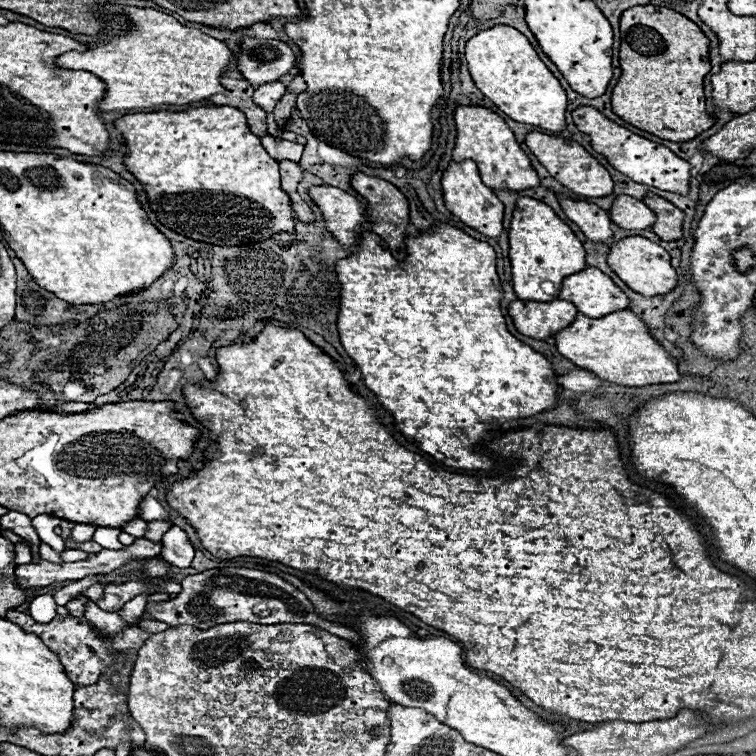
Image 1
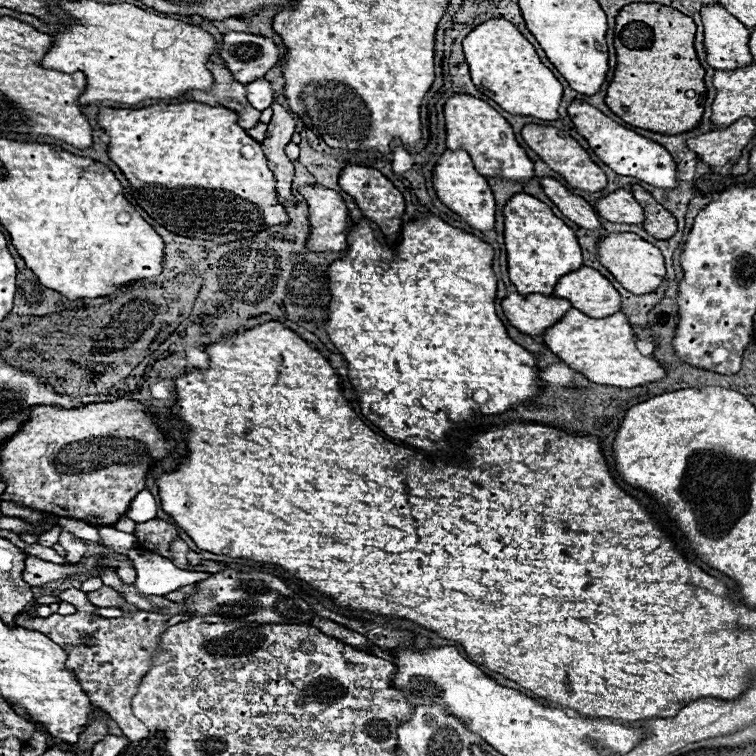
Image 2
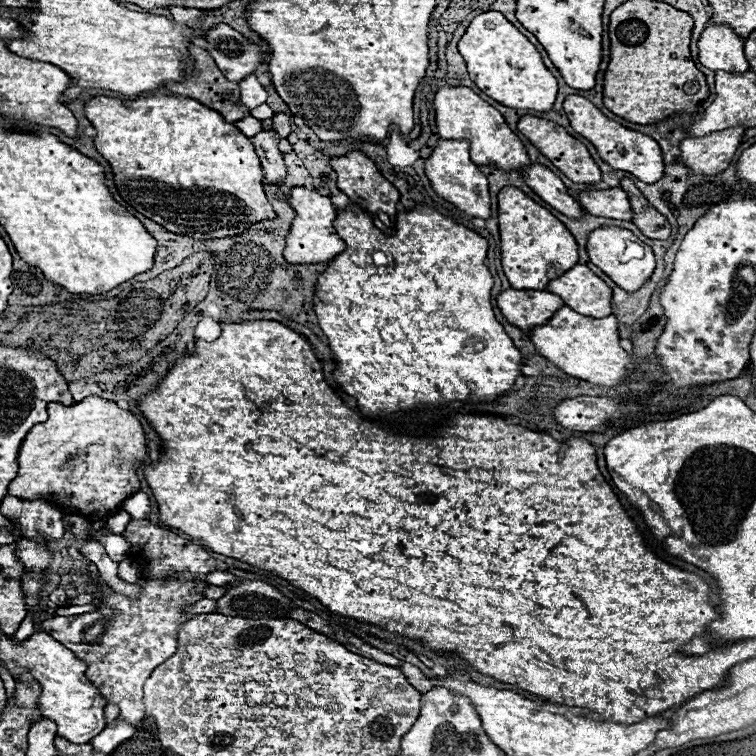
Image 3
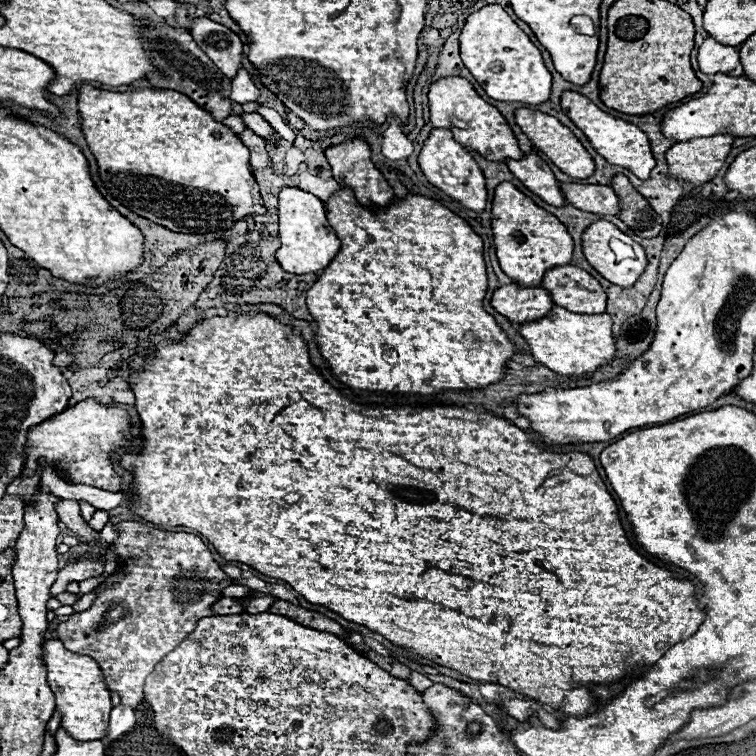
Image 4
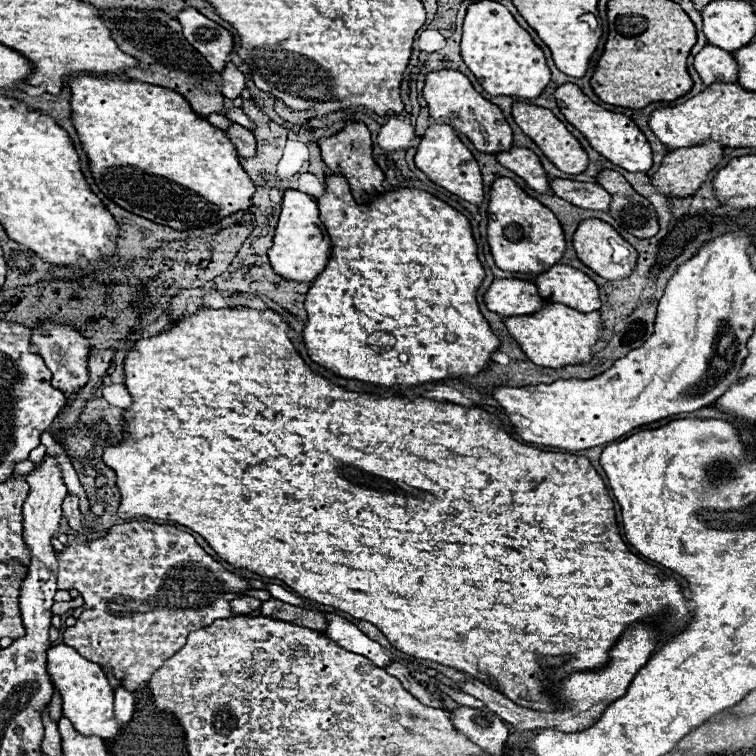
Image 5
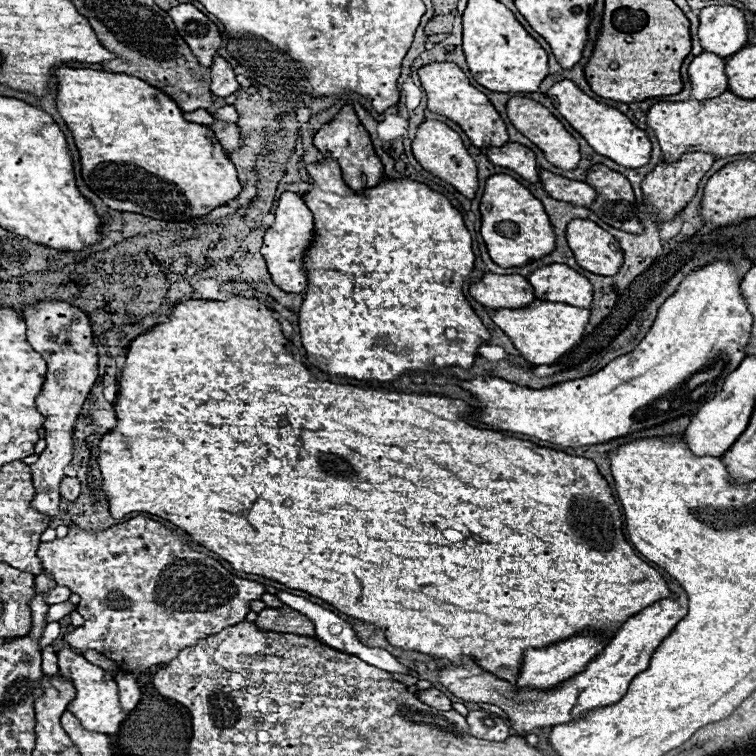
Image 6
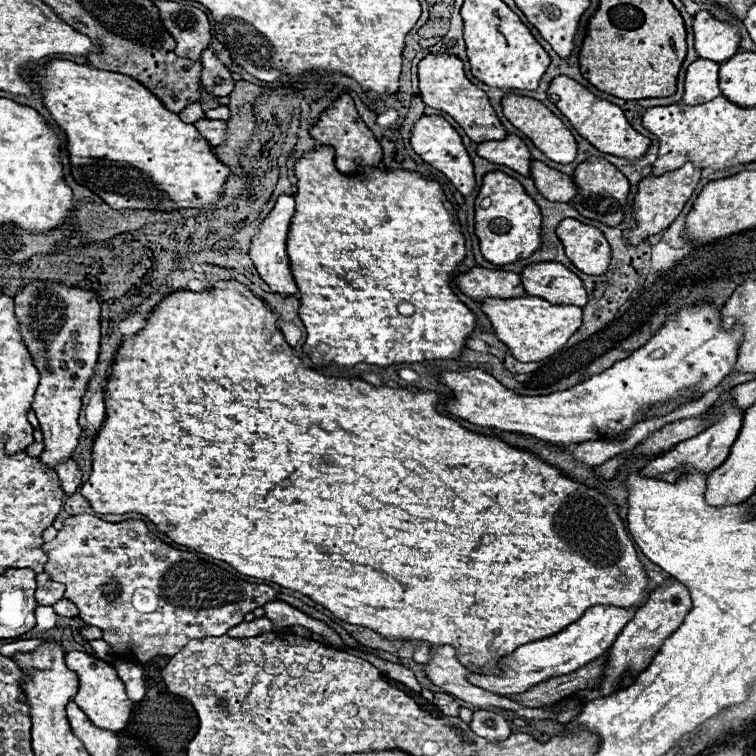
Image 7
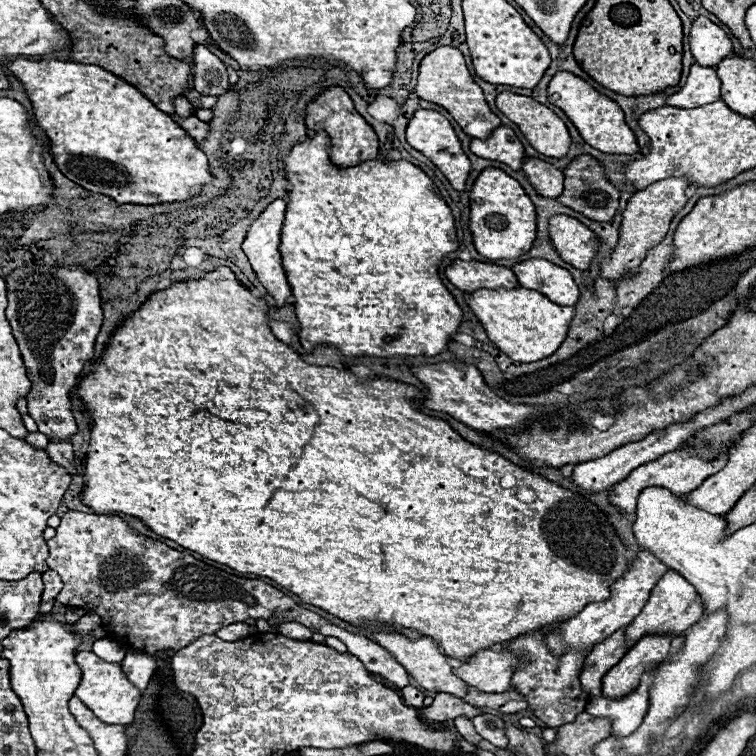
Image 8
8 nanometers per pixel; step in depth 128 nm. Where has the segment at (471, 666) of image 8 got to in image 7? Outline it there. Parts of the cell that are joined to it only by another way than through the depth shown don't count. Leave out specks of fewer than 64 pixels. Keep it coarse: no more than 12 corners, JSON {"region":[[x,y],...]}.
{"region":[[594,606],[558,634],[470,674],[520,694],[602,656],[636,610]]}

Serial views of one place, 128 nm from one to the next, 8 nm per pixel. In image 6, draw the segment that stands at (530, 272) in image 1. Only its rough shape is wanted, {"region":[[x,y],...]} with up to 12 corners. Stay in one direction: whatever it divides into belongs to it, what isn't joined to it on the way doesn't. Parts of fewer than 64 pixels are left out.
{"region":[[508,174],[486,180],[480,234],[494,264],[550,254],[542,202]]}

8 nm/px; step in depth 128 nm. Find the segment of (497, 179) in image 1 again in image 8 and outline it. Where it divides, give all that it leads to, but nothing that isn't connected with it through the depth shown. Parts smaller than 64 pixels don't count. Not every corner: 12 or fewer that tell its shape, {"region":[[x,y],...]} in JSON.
{"region":[[440,46],[420,64],[416,92],[472,138],[500,118],[464,54]]}

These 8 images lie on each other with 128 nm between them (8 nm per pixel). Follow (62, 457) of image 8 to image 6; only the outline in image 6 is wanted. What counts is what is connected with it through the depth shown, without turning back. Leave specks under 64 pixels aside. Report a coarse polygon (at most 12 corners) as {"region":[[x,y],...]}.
{"region":[[64,476],[60,494],[64,500],[74,502],[80,496],[80,480]]}

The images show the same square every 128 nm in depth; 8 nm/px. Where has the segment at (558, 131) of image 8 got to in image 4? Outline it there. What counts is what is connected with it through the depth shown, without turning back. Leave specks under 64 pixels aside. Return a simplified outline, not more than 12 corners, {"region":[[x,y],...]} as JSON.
{"region":[[518,108],[516,124],[564,174],[588,178],[592,156],[560,120]]}

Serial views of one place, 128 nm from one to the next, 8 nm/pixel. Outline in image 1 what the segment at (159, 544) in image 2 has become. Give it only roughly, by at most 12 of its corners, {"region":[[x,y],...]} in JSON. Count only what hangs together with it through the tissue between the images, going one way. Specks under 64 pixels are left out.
{"region":[[164,520],[148,522],[146,540],[162,542],[172,524]]}

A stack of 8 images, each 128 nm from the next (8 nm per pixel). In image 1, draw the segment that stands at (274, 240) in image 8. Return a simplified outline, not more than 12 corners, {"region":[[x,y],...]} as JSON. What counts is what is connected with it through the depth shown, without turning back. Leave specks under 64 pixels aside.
{"region":[[332,186],[308,188],[326,230],[342,246],[356,244],[364,206]]}

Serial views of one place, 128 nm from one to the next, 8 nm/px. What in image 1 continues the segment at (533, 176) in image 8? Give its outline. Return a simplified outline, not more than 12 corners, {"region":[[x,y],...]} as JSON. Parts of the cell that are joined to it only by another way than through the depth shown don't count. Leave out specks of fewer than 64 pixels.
{"region":[[628,194],[614,198],[610,220],[626,230],[646,230],[654,212]]}

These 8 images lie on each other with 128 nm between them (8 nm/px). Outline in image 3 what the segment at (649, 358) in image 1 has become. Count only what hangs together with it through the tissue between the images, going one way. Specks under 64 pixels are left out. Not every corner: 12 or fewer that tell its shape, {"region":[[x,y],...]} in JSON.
{"region":[[562,306],[532,328],[538,354],[568,376],[622,384],[636,364],[616,316]]}

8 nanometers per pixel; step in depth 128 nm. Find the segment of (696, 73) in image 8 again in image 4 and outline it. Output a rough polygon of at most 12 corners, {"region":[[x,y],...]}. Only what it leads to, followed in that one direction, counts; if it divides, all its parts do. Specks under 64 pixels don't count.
{"region":[[706,38],[698,50],[704,74],[742,76],[738,50]]}

